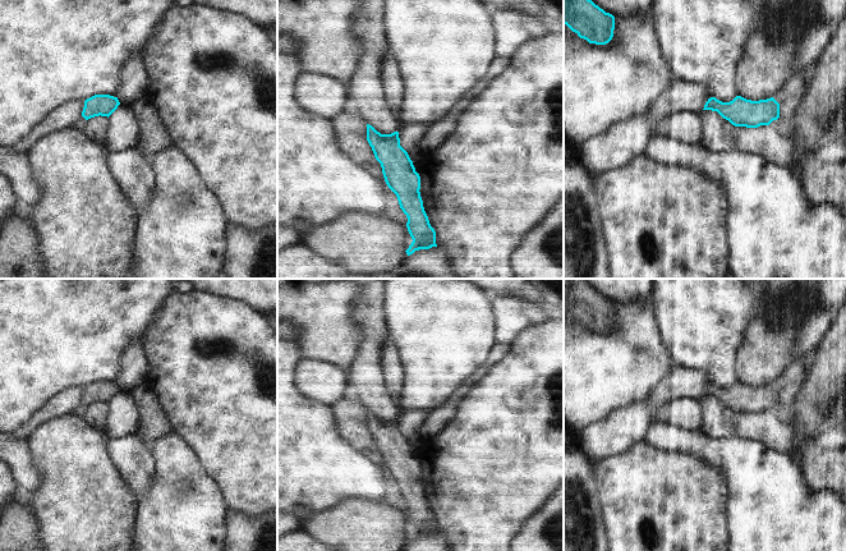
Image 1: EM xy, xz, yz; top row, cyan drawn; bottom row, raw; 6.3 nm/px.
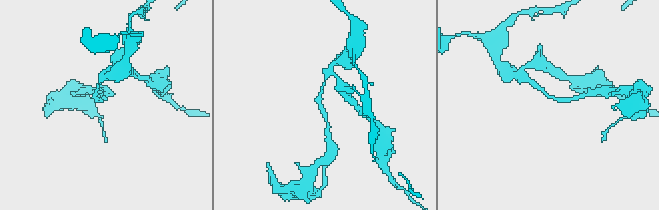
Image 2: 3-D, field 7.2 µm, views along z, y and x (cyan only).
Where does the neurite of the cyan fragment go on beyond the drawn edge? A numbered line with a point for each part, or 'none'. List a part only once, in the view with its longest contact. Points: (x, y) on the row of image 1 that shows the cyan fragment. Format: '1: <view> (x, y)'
none

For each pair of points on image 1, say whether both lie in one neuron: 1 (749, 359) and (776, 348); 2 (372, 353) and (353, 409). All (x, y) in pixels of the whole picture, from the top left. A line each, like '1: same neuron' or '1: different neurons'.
1: same neuron
2: different neurons

